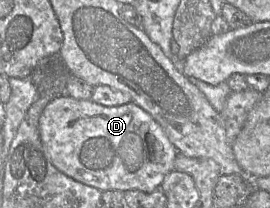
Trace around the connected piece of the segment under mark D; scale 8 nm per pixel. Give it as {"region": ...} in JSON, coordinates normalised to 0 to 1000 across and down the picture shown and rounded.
{"region":[[[226,452],[196,466],[152,543],[144,630],[189,779],[219,822],[374,923],[567,923],[593,904],[611,851],[644,817],[652,712],[563,558],[493,490],[444,510],[381,510],[337,476],[293,481]]]}

